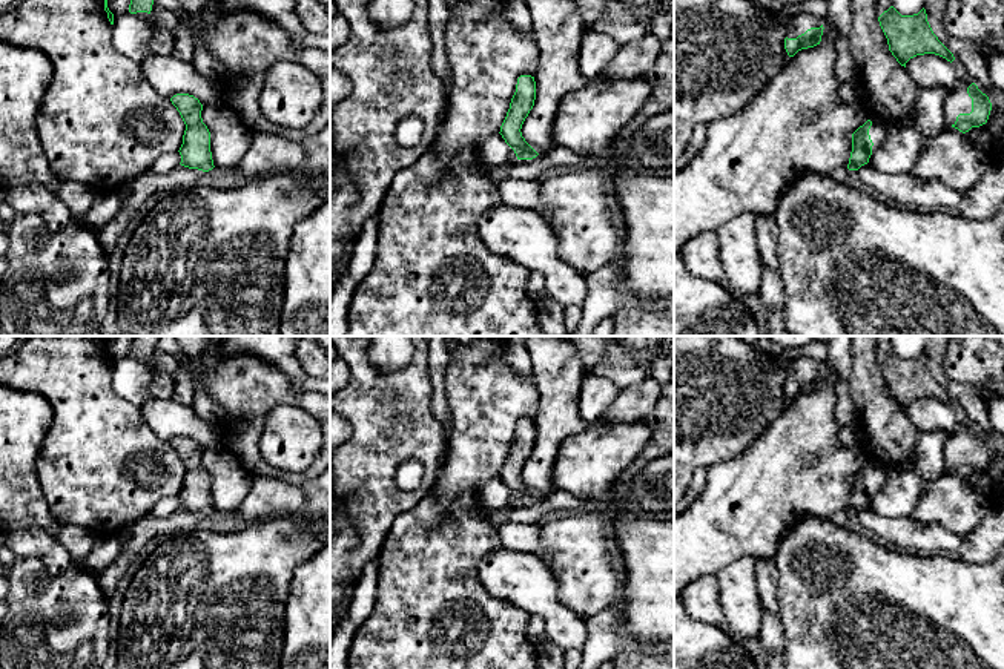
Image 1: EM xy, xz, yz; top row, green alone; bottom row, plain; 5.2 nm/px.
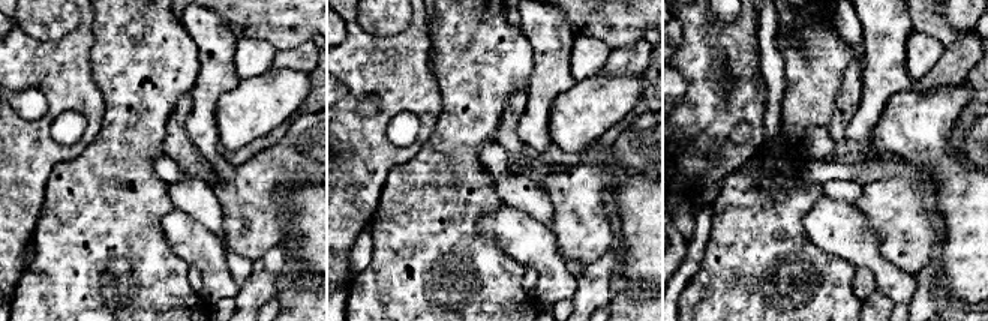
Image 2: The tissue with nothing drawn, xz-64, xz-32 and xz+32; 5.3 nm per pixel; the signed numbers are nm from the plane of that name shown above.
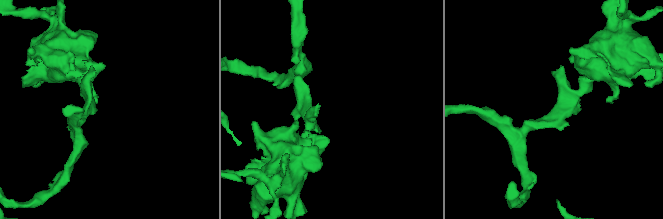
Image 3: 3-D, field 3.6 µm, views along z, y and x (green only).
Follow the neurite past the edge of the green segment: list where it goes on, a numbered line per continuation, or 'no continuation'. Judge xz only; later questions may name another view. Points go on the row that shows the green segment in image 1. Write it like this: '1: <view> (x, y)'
no continuation

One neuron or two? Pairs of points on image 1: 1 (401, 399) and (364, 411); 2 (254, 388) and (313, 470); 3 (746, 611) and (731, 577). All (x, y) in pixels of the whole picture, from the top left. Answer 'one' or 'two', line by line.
1: one
2: one
3: one

